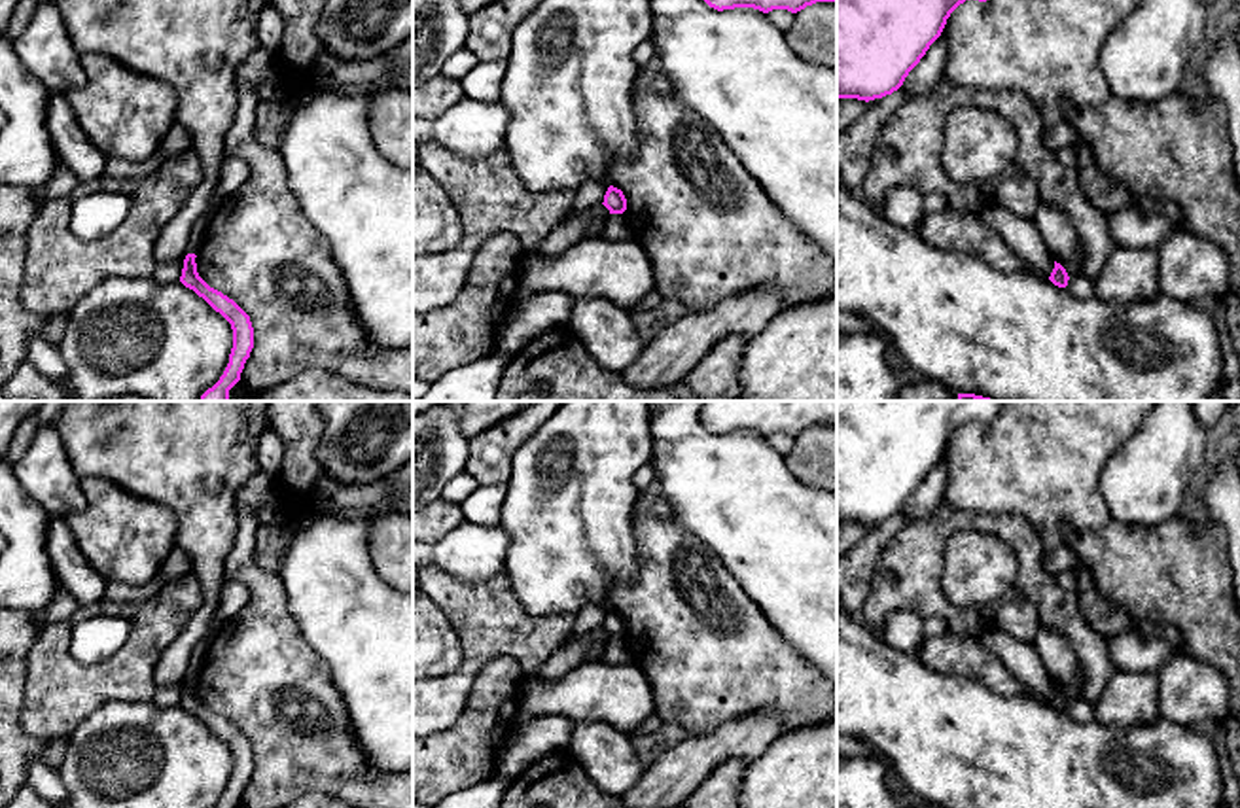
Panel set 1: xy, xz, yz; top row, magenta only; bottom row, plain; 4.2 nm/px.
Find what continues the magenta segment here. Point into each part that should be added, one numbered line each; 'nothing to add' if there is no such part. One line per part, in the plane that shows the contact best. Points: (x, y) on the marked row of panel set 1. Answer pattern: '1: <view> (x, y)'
nothing to add

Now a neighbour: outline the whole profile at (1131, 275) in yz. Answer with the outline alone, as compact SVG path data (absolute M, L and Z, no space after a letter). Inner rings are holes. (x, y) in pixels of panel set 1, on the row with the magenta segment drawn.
M1117 244L1098 278L1094 295L1109 303L1142 303L1160 291L1159 250Z

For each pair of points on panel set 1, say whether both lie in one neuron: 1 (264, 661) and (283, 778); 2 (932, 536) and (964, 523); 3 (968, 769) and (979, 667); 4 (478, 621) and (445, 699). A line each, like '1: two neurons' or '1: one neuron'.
1: one neuron
2: one neuron
3: two neurons
4: one neuron

